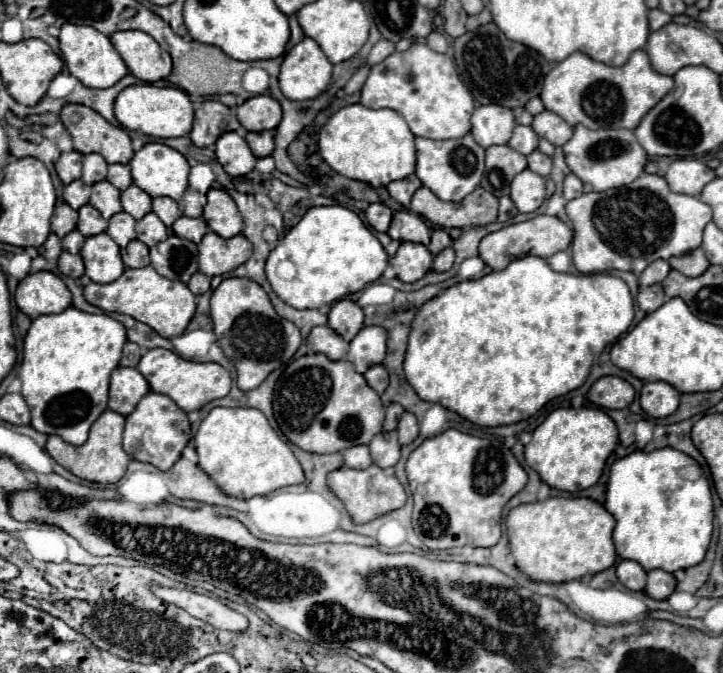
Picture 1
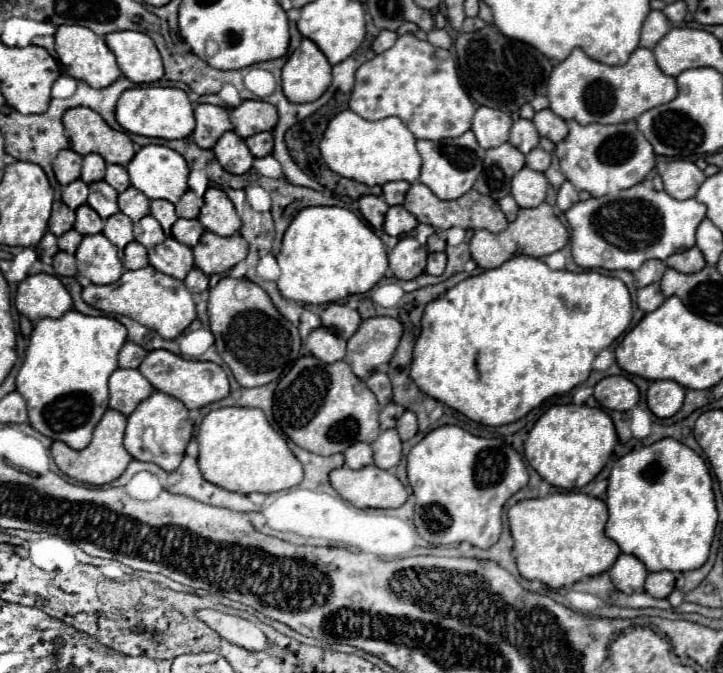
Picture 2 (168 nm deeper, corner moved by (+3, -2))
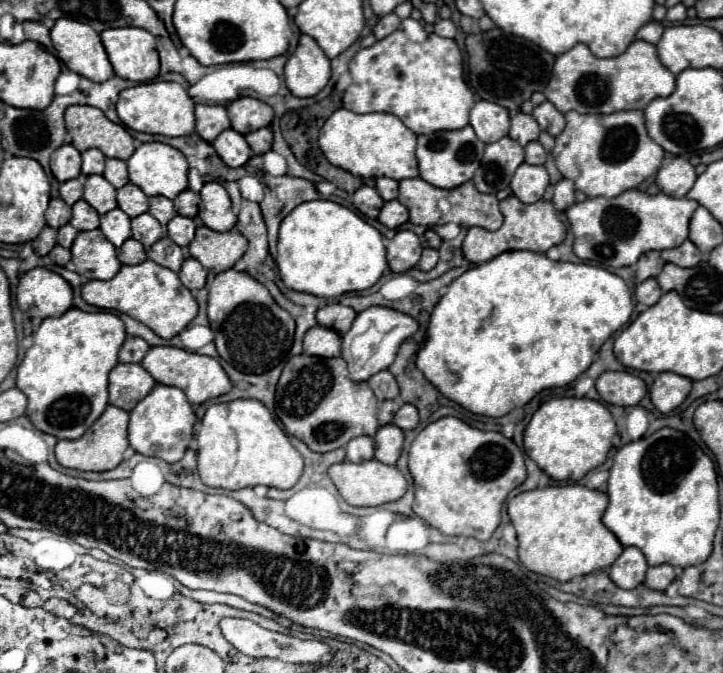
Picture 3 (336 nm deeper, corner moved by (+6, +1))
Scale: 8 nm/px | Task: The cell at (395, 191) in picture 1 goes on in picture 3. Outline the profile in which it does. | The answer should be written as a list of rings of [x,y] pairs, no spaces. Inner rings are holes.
[[[378,178],[376,180],[376,190],[384,200],[394,200],[398,198],[398,182],[392,178]]]

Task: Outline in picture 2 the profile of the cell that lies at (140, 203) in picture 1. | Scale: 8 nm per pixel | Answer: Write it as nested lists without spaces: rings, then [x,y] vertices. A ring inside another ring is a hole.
[[[129,187],[127,191],[119,193],[119,209],[131,219],[131,221],[139,221],[141,217],[149,215],[149,199],[137,191],[135,187]]]

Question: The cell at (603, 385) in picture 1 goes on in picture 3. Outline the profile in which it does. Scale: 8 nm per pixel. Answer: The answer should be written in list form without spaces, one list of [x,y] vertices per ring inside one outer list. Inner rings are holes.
[[[604,372],[596,380],[596,390],[606,404],[634,406],[646,396],[646,384],[630,372]]]

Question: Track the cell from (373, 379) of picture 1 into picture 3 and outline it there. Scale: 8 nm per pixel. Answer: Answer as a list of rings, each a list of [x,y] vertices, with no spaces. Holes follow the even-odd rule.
[[[382,370],[378,374],[374,374],[370,380],[368,380],[368,386],[374,390],[376,398],[382,402],[382,400],[392,400],[392,398],[398,398],[400,390],[398,390],[398,384],[394,380],[394,376],[388,372],[388,370]]]

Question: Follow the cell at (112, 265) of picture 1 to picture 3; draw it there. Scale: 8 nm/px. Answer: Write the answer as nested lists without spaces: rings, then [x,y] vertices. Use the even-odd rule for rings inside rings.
[[[100,230],[78,232],[72,244],[72,264],[74,272],[90,280],[110,280],[120,270],[116,248]]]

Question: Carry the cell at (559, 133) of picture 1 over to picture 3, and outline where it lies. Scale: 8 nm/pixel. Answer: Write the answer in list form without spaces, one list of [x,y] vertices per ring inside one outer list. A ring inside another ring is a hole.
[[[544,102],[544,104],[536,106],[534,112],[532,112],[532,116],[536,118],[538,126],[540,126],[544,132],[552,134],[552,136],[558,136],[558,134],[564,130],[564,126],[566,126],[564,116],[562,116],[550,102]]]

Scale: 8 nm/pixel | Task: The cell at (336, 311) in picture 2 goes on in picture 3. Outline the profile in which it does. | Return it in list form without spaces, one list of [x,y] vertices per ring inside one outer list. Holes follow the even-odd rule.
[[[328,304],[328,306],[324,306],[316,312],[318,324],[326,326],[326,328],[332,328],[338,334],[348,332],[354,318],[356,318],[356,312],[348,306],[342,306],[342,304]]]

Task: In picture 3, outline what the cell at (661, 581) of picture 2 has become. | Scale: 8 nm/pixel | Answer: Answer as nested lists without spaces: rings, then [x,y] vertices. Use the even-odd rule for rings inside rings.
[[[660,564],[660,566],[652,566],[648,568],[646,572],[646,580],[644,584],[650,588],[650,590],[666,590],[668,584],[676,578],[676,570],[670,566],[670,564]]]

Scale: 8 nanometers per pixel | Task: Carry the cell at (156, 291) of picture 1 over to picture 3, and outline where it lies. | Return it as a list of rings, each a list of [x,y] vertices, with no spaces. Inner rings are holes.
[[[146,260],[136,266],[122,266],[120,272],[112,280],[90,280],[82,286],[82,298],[98,308],[124,312],[138,322],[146,324],[150,330],[154,330],[160,338],[172,338],[180,334],[190,320],[194,320],[198,312],[198,304],[188,288],[180,282],[178,274]]]

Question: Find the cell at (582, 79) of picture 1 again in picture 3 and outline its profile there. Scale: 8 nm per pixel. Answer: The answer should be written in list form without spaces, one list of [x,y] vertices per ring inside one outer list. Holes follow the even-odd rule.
[[[634,40],[624,54],[614,58],[596,58],[586,44],[576,44],[556,58],[544,94],[562,114],[570,110],[580,114],[612,114],[620,110],[644,110],[654,98],[670,96],[674,86],[676,76],[660,64],[656,46]]]

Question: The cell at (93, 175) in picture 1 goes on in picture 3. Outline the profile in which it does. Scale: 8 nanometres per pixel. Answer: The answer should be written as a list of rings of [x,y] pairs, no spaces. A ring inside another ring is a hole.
[[[96,148],[82,152],[82,174],[84,176],[102,174],[104,172],[104,162],[106,162],[106,156]]]

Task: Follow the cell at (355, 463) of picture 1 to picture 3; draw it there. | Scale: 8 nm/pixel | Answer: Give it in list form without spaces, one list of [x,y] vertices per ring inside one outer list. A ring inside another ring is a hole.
[[[358,436],[346,446],[346,460],[358,464],[374,458],[374,440],[370,436]]]

